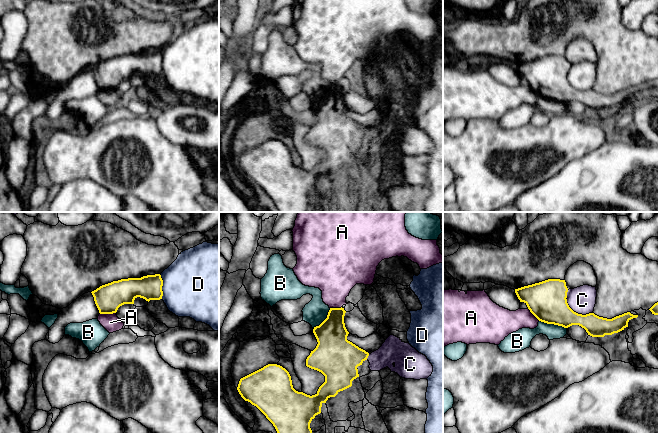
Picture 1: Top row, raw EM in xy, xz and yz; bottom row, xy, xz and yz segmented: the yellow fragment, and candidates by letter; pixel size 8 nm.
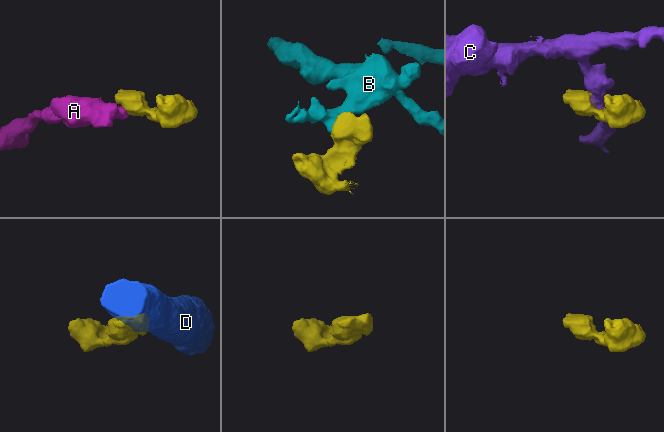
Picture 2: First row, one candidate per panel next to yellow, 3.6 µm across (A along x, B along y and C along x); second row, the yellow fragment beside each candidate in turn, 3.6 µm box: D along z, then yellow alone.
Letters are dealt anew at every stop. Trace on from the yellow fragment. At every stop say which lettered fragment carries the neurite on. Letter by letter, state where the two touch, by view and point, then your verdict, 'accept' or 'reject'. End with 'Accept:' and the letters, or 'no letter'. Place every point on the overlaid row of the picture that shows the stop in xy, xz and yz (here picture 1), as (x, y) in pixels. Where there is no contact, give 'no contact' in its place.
A: contact xy (107, 313); reject
B: contact yz (553, 323); reject
C: contact yz (572, 310); reject
D: contact xy (162, 285); reject
Accept: no letter

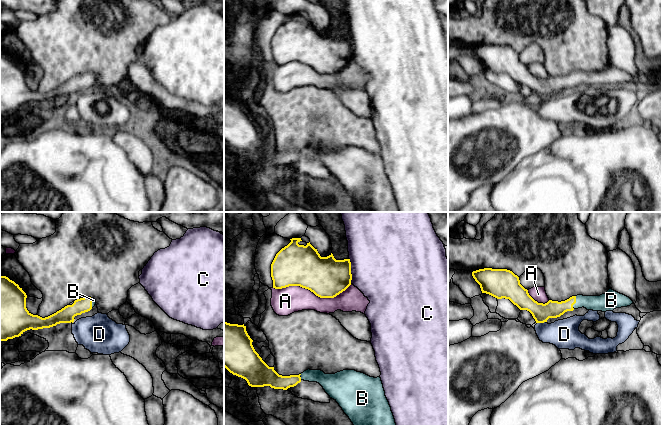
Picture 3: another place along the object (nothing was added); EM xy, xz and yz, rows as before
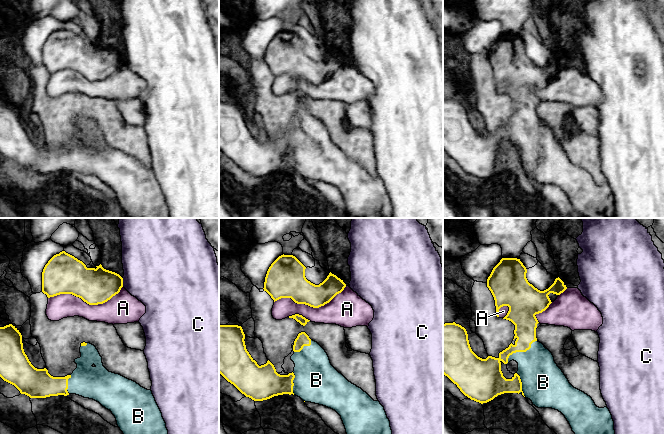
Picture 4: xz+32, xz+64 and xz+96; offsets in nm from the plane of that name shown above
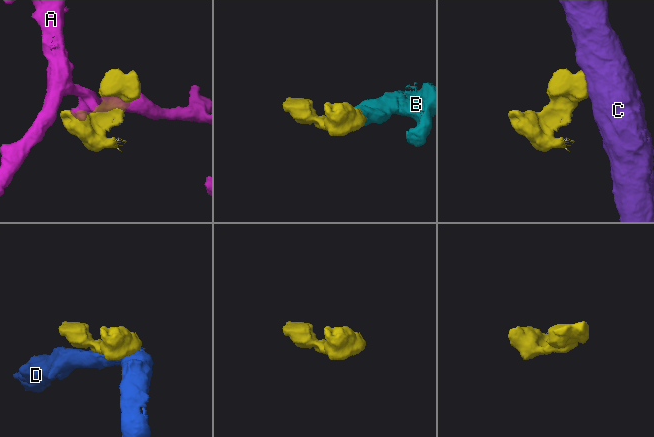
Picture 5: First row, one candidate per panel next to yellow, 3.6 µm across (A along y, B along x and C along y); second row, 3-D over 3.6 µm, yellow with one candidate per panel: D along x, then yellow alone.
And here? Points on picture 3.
A: contact xz (311, 291); reject
B: contact yz (575, 302); accept
C: contact xz (350, 271); reject
D: contact yz (541, 322); reject
Accept: B

